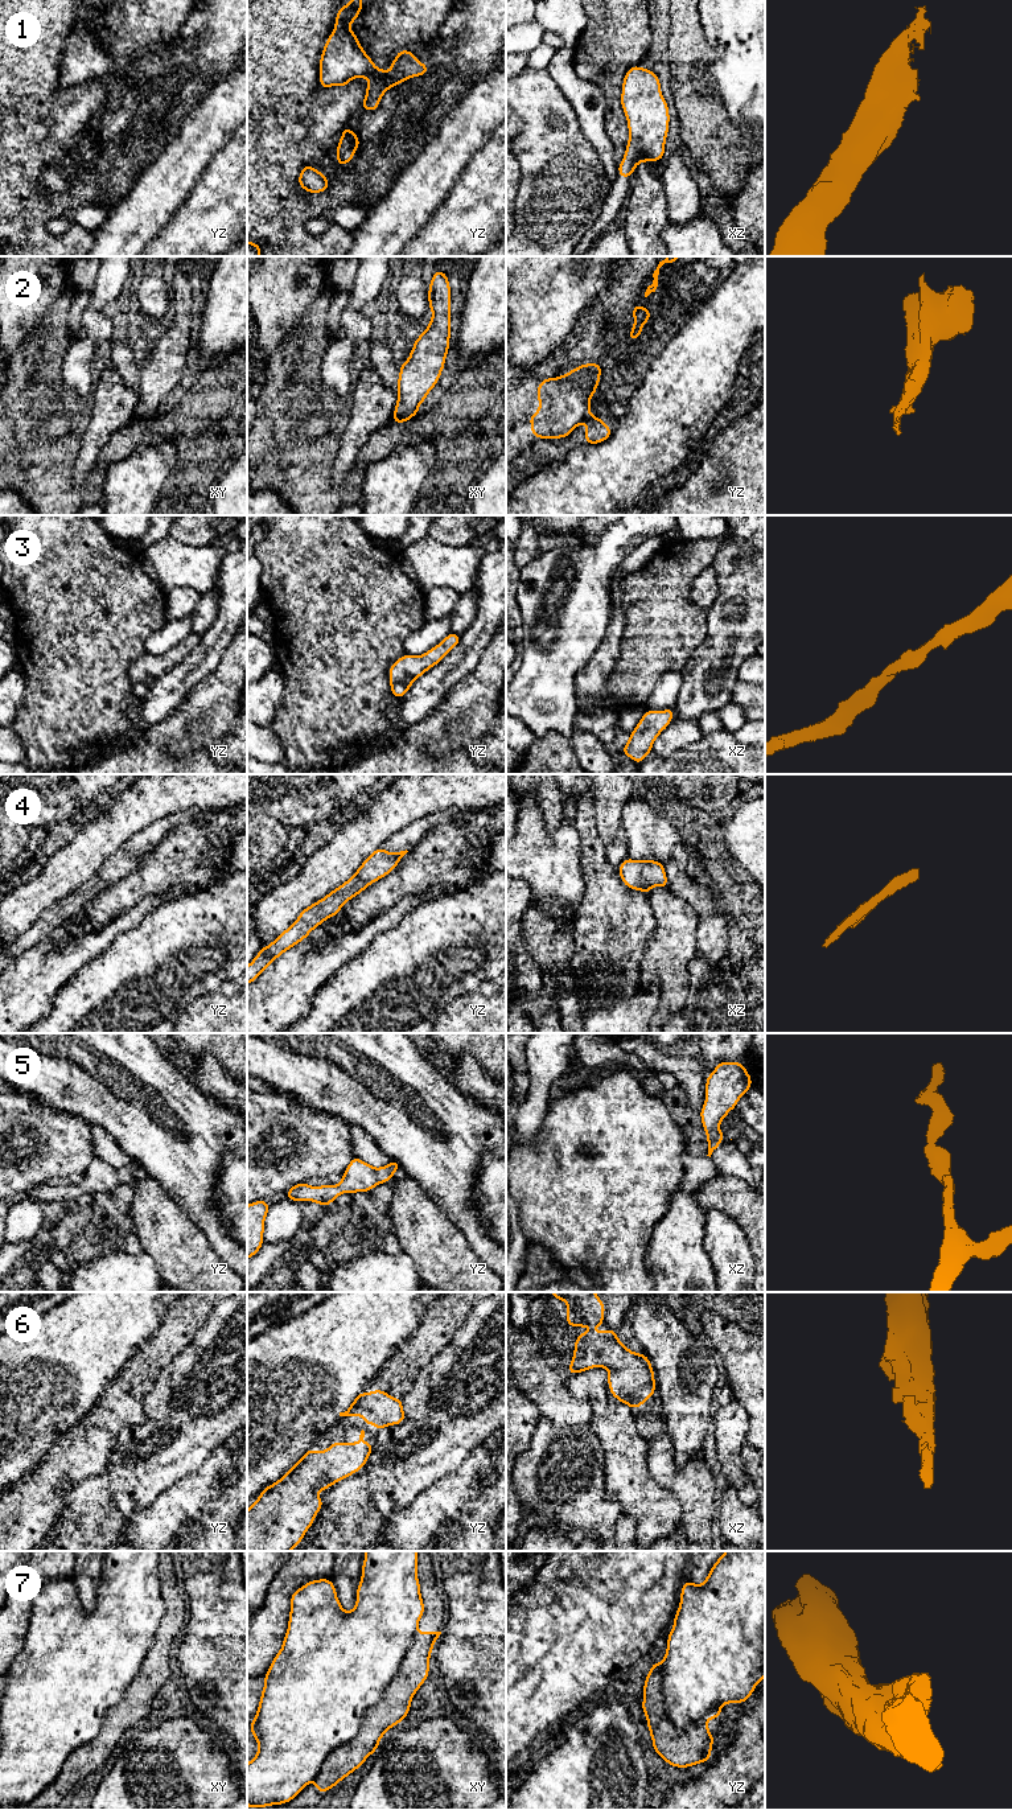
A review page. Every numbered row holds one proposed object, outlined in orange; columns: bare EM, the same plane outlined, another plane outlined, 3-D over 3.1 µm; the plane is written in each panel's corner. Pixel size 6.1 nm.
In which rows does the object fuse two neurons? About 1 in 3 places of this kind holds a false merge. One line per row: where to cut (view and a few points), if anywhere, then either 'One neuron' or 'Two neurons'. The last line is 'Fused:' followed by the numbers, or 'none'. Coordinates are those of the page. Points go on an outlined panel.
1: No split. One neuron
2: Split along yz (589, 414), (580, 422). Two neurons
3: No split. One neuron
4: No split. One neuron
5: No split. One neuron
6: No split. One neuron
7: Split along xy (416, 1632), (360, 1730), (326, 1756), (313, 1780). Two neurons
Fused: 2, 7

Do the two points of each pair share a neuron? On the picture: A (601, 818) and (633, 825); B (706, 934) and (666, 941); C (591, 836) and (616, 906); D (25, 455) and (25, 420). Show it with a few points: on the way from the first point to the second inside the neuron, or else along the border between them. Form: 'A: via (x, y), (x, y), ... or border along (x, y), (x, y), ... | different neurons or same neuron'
A: border along (621, 823), (625, 831), (628, 854) | different neurons
B: border along (690, 905), (698, 914), (696, 954) | different neurons
C: via (596, 854), (596, 868), (603, 880), (604, 889) | same neuron
D: via (25, 447), (25, 428) | same neuron

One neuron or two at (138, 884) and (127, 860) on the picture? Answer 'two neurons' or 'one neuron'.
two neurons

